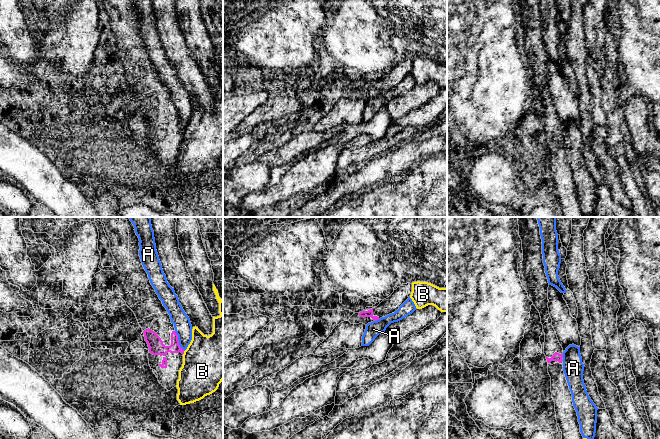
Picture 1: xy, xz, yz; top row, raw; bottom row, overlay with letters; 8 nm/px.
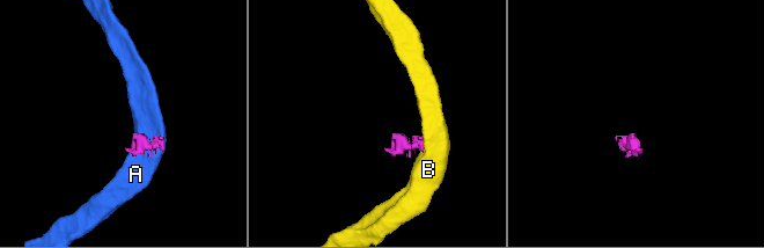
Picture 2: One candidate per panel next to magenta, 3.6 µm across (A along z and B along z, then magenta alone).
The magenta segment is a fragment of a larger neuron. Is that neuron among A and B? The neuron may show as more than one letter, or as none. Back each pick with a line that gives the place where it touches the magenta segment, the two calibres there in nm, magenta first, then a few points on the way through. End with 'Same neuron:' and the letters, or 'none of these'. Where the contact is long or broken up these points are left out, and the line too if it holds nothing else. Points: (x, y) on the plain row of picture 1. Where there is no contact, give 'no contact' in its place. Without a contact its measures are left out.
Same neuron: none of these

